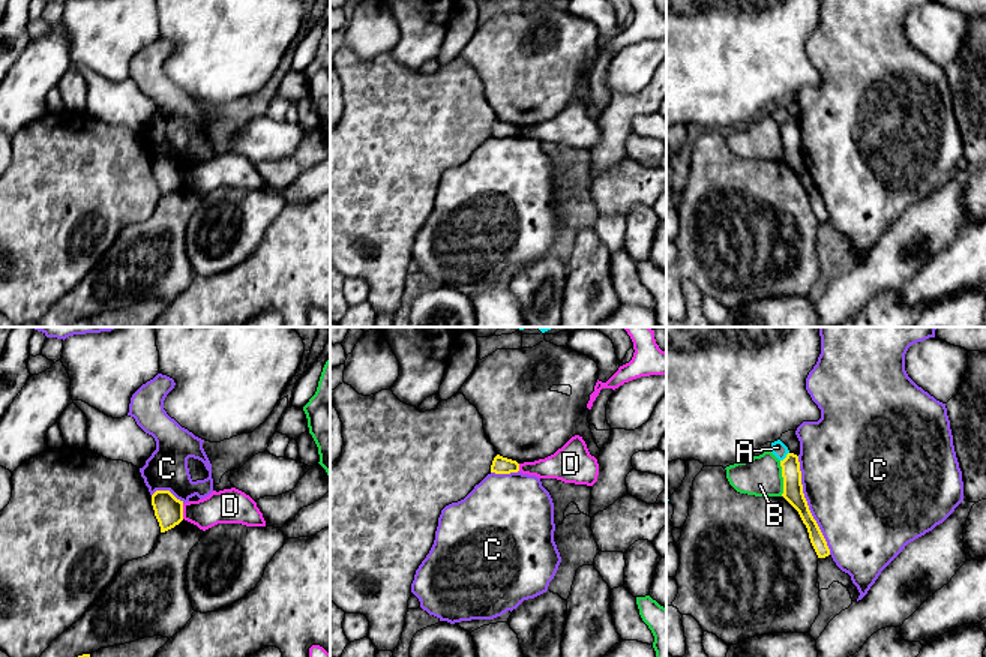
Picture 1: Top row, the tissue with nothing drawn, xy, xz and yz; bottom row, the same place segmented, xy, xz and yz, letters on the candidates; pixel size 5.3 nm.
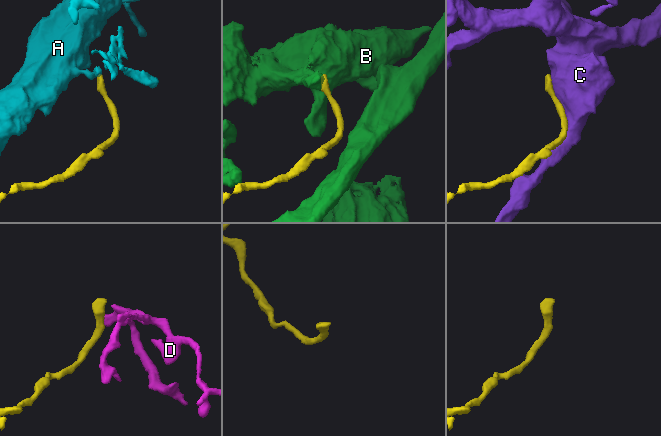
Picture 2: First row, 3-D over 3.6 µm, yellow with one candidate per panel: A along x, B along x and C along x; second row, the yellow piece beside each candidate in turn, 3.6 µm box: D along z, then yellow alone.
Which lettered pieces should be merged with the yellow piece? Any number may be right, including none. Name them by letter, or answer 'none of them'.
none of them

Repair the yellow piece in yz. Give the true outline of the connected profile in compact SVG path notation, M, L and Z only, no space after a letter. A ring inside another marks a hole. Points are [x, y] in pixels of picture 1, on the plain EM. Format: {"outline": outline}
{"outline": "M788 117L783 124L780 124L782 141L783 141L783 158L782 160L798 176L803 188L807 192L810 207L818 219L818 222L825 222L830 219L827 206L813 183L807 165L803 158L801 135L798 120Z"}

